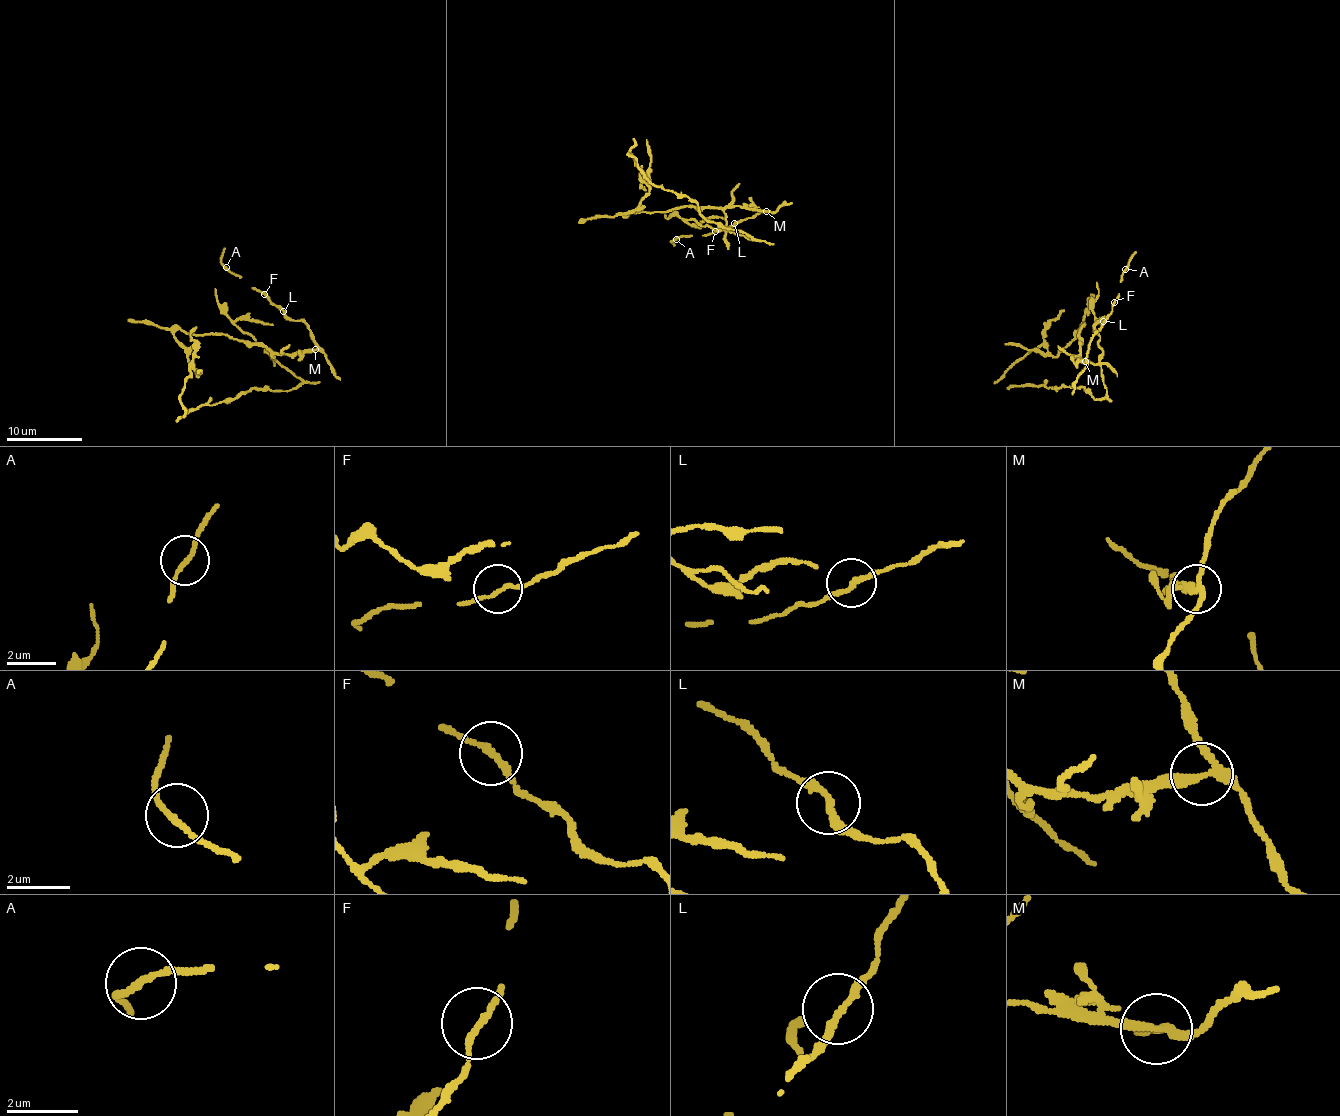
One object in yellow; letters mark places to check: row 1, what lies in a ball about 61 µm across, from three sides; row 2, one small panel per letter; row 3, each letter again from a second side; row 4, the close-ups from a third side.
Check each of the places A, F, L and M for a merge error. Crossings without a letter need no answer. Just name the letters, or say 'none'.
M

